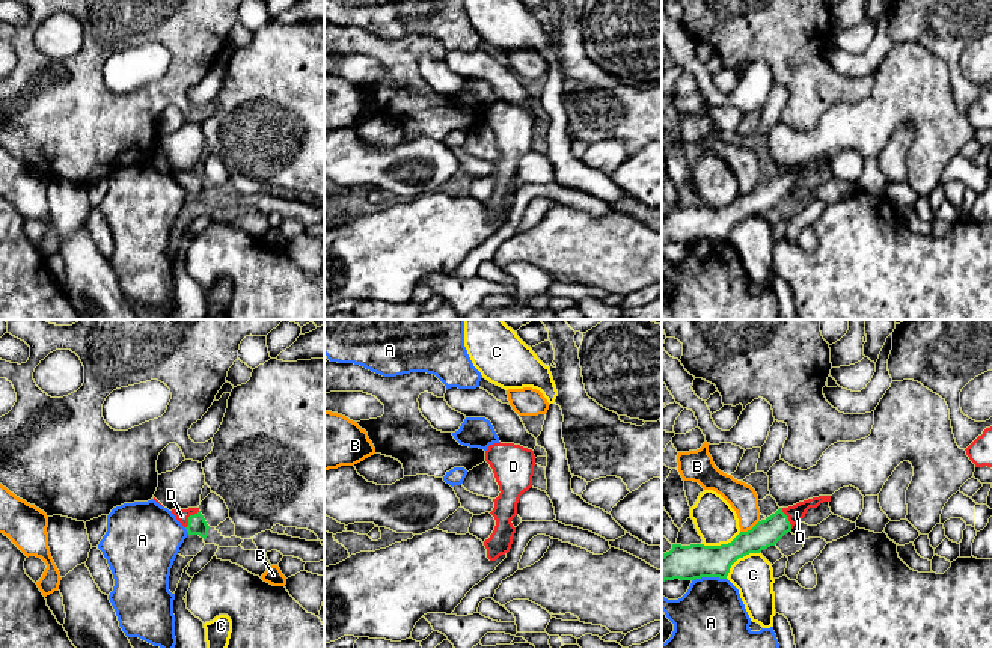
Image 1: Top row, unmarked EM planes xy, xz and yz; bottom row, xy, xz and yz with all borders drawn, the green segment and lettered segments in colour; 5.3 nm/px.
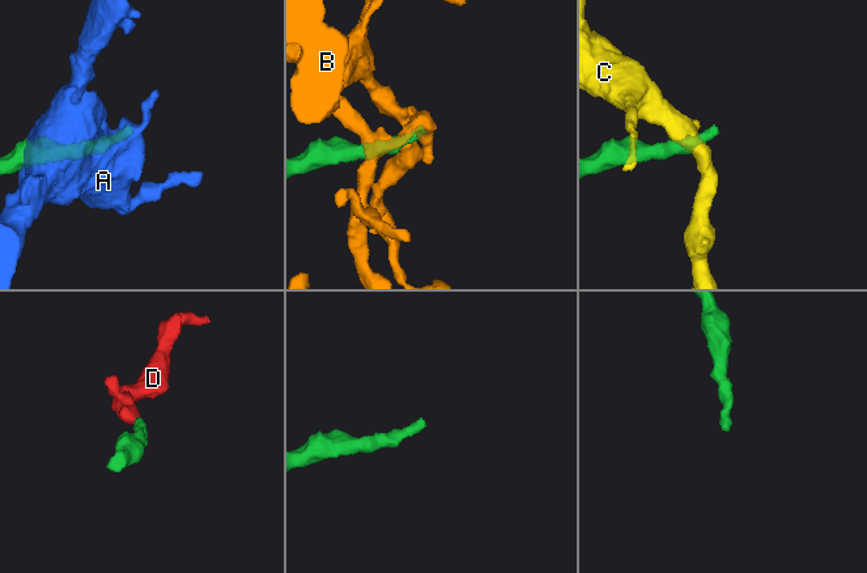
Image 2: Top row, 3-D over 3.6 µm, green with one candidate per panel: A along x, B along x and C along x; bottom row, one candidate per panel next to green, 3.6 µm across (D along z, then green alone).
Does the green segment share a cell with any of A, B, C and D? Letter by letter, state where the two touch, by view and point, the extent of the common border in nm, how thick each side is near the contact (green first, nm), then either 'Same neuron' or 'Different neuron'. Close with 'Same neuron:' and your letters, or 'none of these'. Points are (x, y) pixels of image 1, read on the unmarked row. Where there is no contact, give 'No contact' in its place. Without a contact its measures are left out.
A: Touches green at yz (709, 238). Shared border 180 nm. Thickness 190 nm (green) against 400 nm. Different neuron
B: Touches green at yz (751, 192). Shared border 120 nm. Thickness 160 nm (green) against 150 nm. Different neuron
C: Touches green at yz (739, 219). Shared border 240 nm. Thickness 190 nm (green) against 220 nm. Different neuron
D: Touches green at xy (189, 180). Shared border 120 nm. Thickness 100 nm (green) against 70 nm. Same neuron
Same neuron: D

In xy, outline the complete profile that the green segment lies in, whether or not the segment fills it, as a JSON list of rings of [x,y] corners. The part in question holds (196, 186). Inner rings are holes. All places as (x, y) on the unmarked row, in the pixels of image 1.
[[[175,170],[172,172],[172,176],[187,191],[188,197],[199,197],[204,202],[208,199],[210,188],[207,187],[199,170]]]

